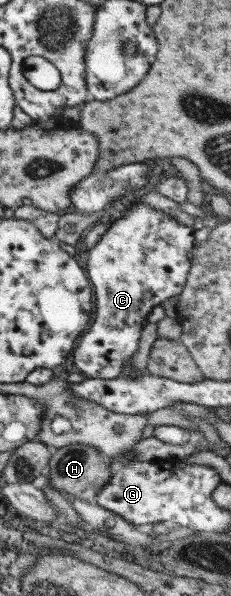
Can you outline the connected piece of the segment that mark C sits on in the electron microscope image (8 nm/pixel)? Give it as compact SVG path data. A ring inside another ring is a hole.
M131 205L127 213L111 221L113 225L101 237L101 240L90 249L87 260L87 274L95 290L95 320L91 328L81 336L73 350L72 360L87 379L117 378L123 373L123 367L130 360L140 345L141 332L145 319L157 305L173 296L181 294L186 285L194 239L193 227L183 225L170 217L167 211L156 210L147 205Z

